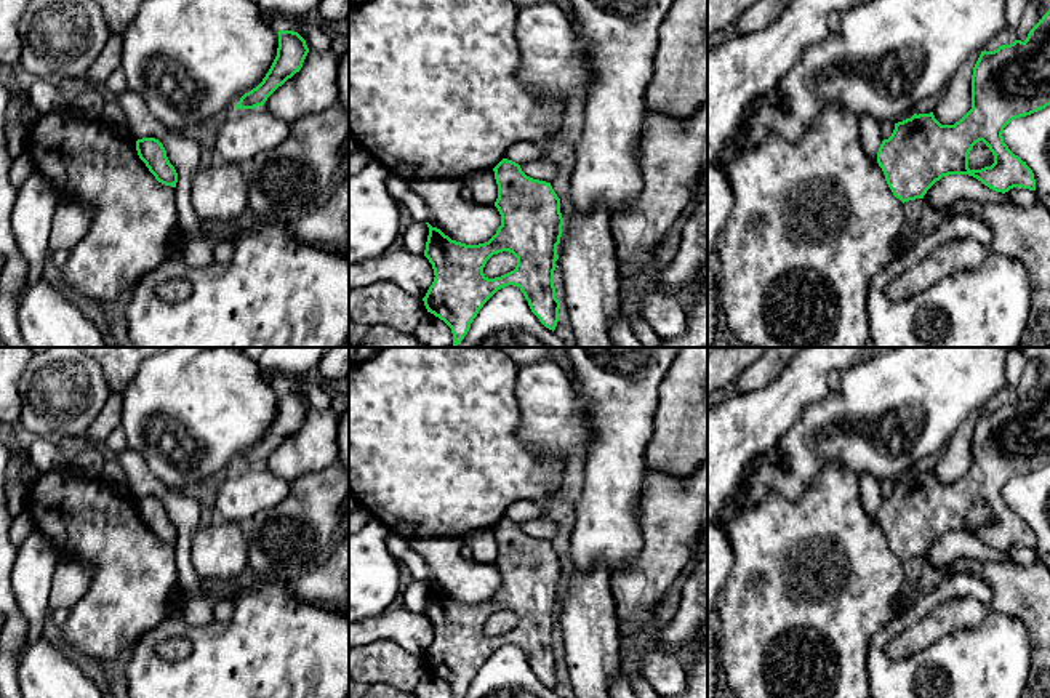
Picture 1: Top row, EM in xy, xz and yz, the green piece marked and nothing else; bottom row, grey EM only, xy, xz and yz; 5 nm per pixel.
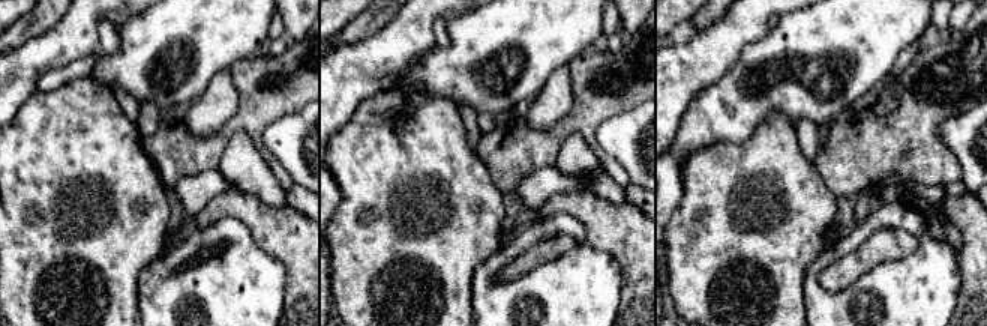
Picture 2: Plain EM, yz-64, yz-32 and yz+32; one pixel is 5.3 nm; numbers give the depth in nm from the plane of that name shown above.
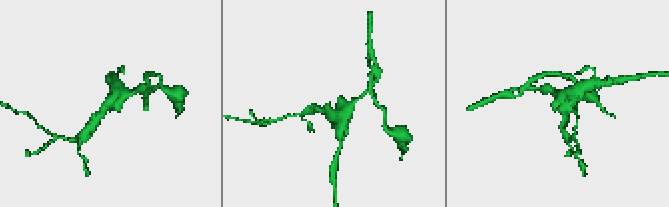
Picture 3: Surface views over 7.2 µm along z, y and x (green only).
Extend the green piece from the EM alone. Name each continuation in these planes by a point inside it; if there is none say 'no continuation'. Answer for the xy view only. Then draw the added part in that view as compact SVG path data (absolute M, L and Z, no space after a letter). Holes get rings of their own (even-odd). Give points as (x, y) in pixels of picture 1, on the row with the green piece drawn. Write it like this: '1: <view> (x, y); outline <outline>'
no continuation

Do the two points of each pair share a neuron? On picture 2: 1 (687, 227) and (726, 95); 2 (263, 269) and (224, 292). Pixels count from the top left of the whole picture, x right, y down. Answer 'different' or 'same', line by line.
1: different
2: same

